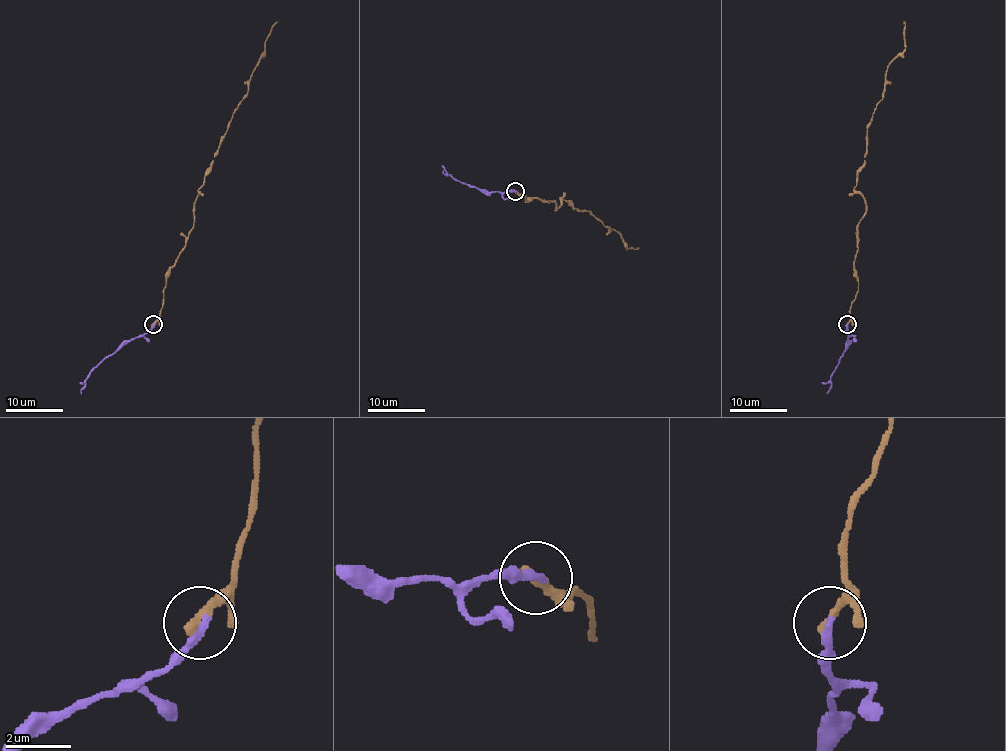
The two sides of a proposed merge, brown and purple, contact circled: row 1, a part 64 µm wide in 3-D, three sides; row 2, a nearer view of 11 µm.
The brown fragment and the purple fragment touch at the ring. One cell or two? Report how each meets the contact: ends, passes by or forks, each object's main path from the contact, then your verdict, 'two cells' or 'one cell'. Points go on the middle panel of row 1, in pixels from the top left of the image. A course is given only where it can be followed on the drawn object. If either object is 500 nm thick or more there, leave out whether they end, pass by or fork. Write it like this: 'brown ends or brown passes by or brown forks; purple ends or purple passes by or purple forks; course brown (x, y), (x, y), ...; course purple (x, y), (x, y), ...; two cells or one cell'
brown ends; purple ends; course brown (516, 192), (526, 202), (536, 197), (555, 202), (556, 209), (562, 197), (617, 231), (627, 249), (640, 249); course purple (516, 192), (481, 192), (444, 171); one cell

